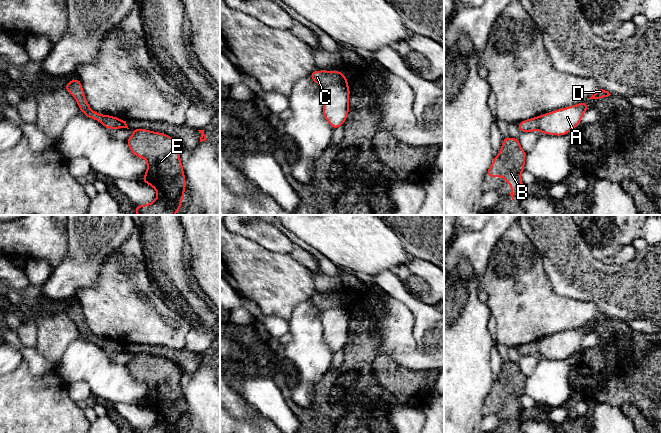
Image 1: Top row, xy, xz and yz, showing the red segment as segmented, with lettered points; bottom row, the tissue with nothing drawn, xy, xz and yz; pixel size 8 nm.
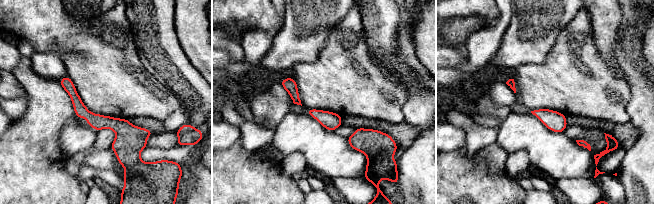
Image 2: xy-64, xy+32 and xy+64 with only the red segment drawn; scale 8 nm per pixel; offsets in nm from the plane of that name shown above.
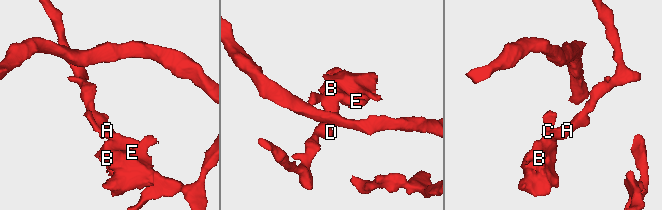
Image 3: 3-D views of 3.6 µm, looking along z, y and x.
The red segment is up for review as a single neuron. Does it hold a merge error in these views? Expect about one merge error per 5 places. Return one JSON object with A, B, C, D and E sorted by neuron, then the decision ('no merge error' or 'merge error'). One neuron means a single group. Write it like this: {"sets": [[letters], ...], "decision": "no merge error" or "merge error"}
{"sets": [["A", "B", "C", "D", "E"]], "decision": "no merge error"}

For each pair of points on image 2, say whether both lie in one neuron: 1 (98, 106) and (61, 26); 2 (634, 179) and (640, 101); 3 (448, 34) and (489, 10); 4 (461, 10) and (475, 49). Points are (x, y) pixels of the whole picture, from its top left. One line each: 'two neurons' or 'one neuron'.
1: one neuron
2: one neuron
3: two neurons
4: two neurons

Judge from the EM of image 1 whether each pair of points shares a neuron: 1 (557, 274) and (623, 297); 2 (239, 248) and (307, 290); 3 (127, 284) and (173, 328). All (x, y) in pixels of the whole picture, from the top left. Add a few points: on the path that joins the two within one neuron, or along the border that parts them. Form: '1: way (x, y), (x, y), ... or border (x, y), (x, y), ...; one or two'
1: way (573, 274), (607, 285); one
2: way (256, 265), (271, 280), (277, 283), (290, 283); one
3: way (138, 295), (162, 319); one

